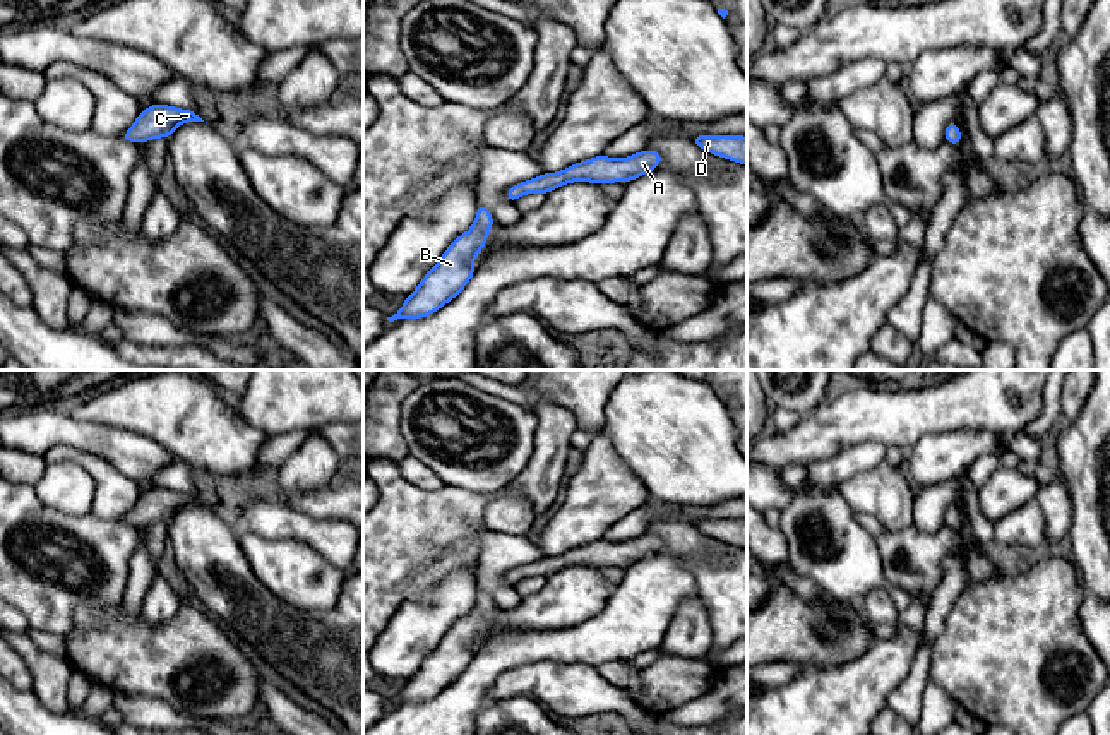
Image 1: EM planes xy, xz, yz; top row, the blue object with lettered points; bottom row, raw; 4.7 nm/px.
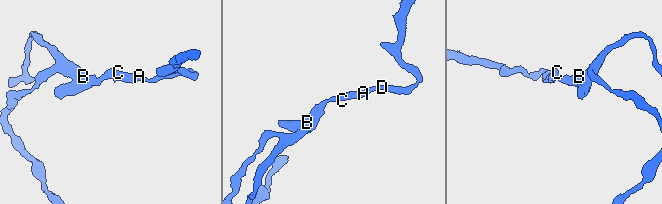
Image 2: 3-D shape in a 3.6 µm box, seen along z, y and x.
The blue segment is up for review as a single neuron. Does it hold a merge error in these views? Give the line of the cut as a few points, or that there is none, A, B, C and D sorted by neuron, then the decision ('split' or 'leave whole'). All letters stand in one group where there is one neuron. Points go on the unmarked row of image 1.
no cut; A B C D; leave whole

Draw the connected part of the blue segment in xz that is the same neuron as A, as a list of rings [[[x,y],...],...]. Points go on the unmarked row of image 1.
[[[644,533],[622,543],[612,543],[603,538],[576,547],[558,557],[543,557],[538,562],[516,567],[507,574],[505,583],[516,586],[519,579],[548,577],[570,565],[591,565],[601,569],[613,565],[632,565],[653,555],[661,545],[663,540],[651,533]]]

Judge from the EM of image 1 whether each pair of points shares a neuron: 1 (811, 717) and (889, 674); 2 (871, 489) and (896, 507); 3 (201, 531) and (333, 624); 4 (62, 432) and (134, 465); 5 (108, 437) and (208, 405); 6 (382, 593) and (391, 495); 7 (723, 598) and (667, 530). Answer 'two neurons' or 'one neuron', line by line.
1: one neuron
2: one neuron
3: one neuron
4: one neuron
5: two neurons
6: one neuron
7: one neuron

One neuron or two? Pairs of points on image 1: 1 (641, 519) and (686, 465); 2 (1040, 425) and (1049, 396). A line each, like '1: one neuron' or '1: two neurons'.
1: two neurons
2: one neuron

